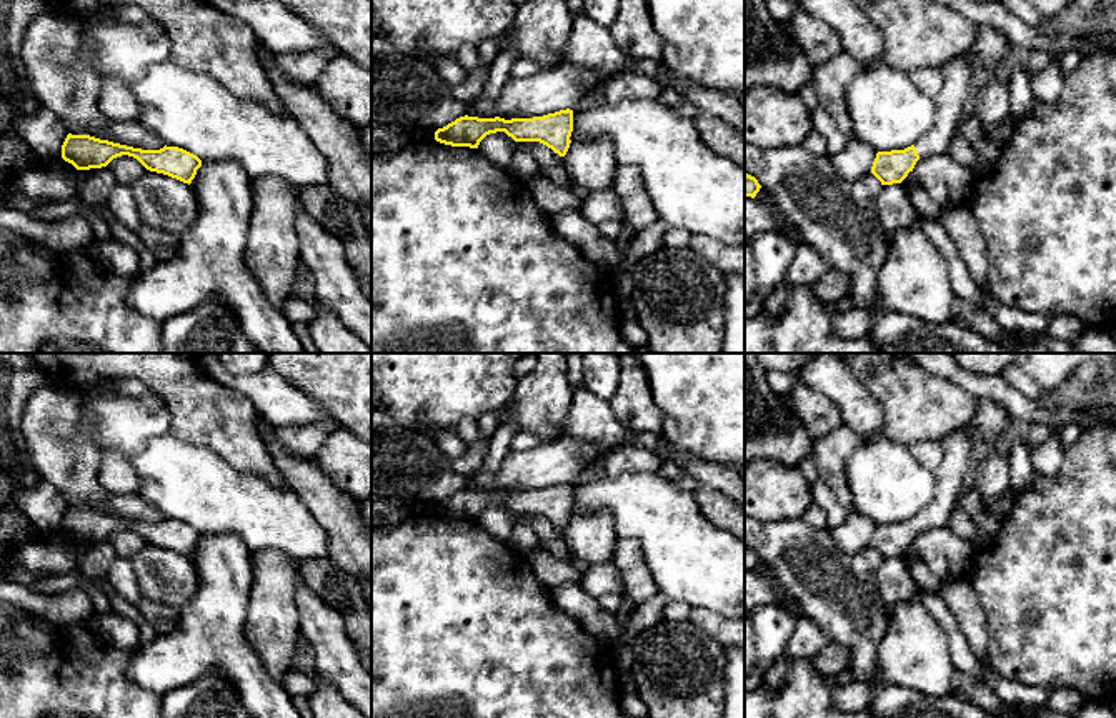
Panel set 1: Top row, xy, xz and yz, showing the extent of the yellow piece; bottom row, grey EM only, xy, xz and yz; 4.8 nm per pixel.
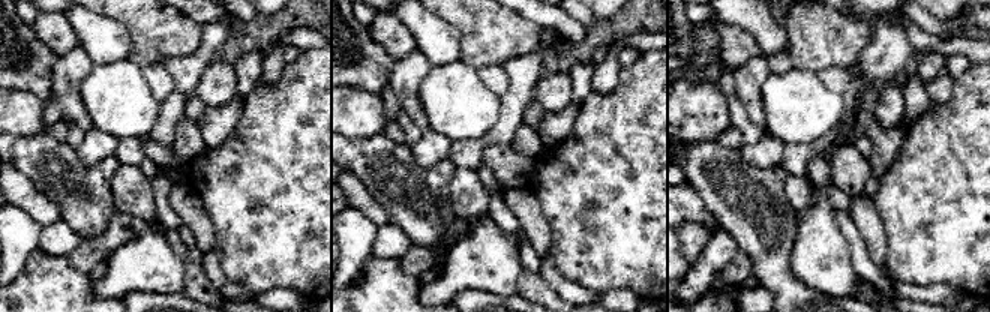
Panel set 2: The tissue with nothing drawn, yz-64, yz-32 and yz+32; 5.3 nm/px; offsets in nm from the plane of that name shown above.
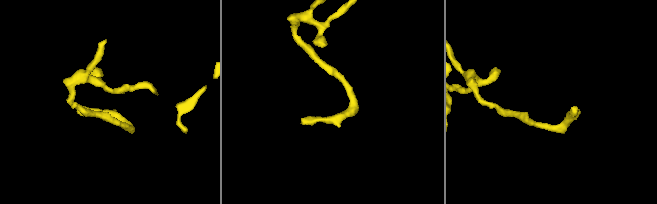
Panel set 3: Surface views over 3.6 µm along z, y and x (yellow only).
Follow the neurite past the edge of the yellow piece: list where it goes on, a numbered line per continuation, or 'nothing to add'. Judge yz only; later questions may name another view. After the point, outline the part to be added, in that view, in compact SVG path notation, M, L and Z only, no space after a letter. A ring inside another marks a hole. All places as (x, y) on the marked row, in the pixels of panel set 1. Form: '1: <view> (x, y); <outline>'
1: yz (956, 95); M963 55L943 63L939 72L944 85L934 98L936 120L931 130L914 143L919 158L948 152L949 142L973 102L974 78L971 63Z

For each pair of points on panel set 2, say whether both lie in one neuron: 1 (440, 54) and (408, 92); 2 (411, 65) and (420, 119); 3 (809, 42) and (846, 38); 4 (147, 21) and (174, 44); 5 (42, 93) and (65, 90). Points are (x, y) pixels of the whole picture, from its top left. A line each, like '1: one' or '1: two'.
1: two
2: one
3: one
4: one
5: two

